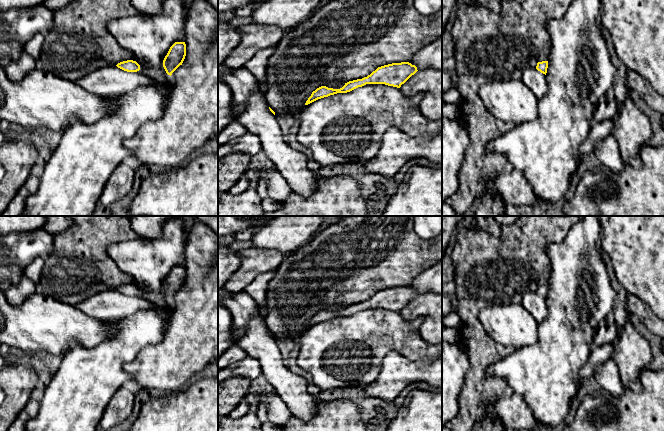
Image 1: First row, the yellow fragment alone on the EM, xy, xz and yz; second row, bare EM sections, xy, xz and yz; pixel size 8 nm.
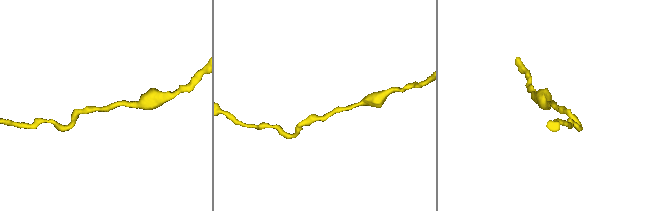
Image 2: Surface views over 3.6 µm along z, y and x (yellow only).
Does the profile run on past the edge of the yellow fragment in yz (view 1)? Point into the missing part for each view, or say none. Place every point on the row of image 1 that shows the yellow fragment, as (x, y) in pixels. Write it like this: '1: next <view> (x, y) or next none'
1: next none

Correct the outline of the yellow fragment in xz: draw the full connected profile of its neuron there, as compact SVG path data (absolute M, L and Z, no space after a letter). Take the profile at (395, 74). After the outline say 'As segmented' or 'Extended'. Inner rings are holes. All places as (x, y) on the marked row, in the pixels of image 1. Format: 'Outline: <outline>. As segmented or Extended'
Outline: M409 62L392 63L378 67L367 77L345 83L340 89L321 86L312 92L306 101L308 105L318 99L328 97L337 93L347 93L366 84L385 84L400 88L412 75L417 72L417 67Z. As segmented

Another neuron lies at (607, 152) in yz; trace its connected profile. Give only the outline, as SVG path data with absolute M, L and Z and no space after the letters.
M610 135L598 142L593 151L601 166L610 169L613 172L620 172L625 167L625 162L617 141L613 135Z

